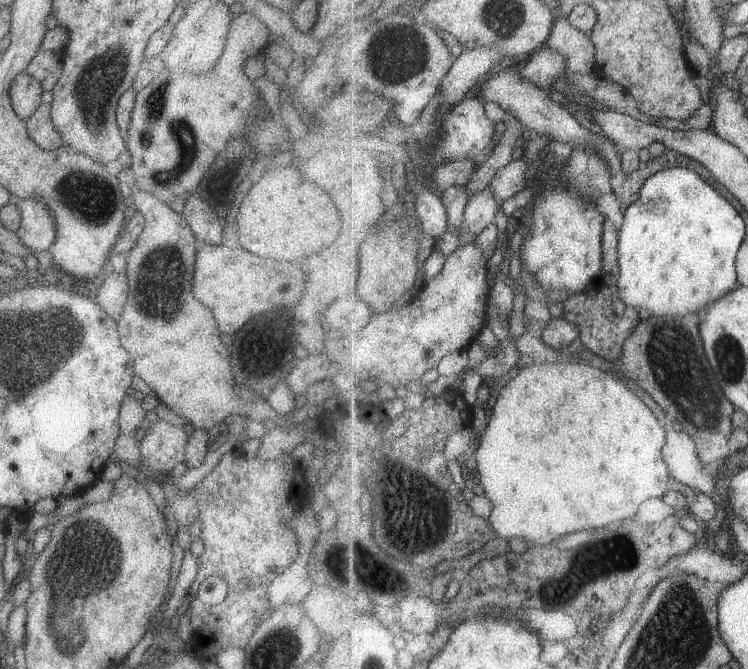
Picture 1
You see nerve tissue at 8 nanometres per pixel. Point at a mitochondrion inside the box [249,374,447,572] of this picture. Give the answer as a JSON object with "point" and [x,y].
{"point":[400,497]}

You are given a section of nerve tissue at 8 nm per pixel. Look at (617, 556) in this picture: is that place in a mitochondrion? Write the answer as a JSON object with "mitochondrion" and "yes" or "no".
{"mitochondrion":"yes"}

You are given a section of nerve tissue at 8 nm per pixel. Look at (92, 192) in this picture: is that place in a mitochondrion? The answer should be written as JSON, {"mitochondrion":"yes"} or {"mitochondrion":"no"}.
{"mitochondrion":"yes"}

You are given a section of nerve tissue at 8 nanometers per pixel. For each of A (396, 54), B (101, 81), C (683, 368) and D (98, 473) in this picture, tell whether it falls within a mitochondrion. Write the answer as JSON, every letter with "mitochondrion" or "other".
{"A":"mitochondrion","B":"mitochondrion","C":"mitochondrion","D":"other"}

